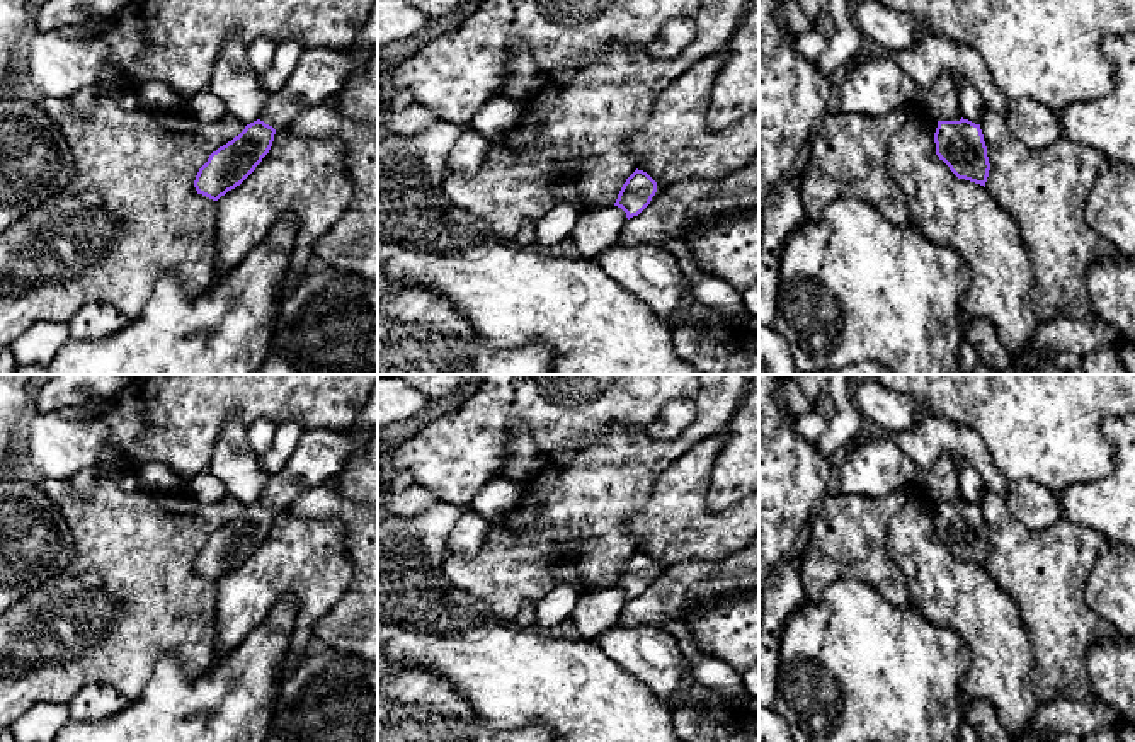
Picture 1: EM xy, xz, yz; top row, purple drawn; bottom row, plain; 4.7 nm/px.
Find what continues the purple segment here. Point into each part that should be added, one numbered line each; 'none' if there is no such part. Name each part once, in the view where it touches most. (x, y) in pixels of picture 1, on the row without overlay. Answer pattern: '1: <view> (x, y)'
1: xy (320, 453)

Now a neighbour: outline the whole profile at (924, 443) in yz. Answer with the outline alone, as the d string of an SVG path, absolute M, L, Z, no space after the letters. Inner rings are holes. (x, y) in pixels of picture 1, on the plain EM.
M931 417L907 431L888 434L915 463L919 475L943 453L958 451L978 470L987 488L1006 499L1007 480L997 471L982 437L944 417Z

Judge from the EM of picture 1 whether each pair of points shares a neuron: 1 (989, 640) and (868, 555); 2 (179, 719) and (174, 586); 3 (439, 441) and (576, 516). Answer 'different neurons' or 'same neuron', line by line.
1: different neurons
2: different neurons
3: different neurons

